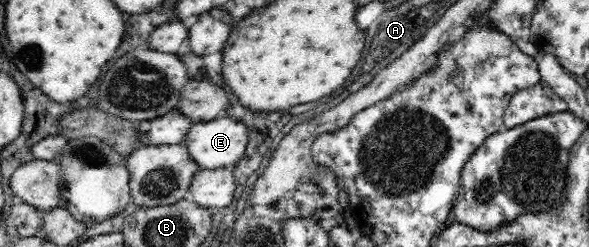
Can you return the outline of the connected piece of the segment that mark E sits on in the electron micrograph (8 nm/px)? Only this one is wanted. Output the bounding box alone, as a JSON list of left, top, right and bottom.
[183,114,247,170]

